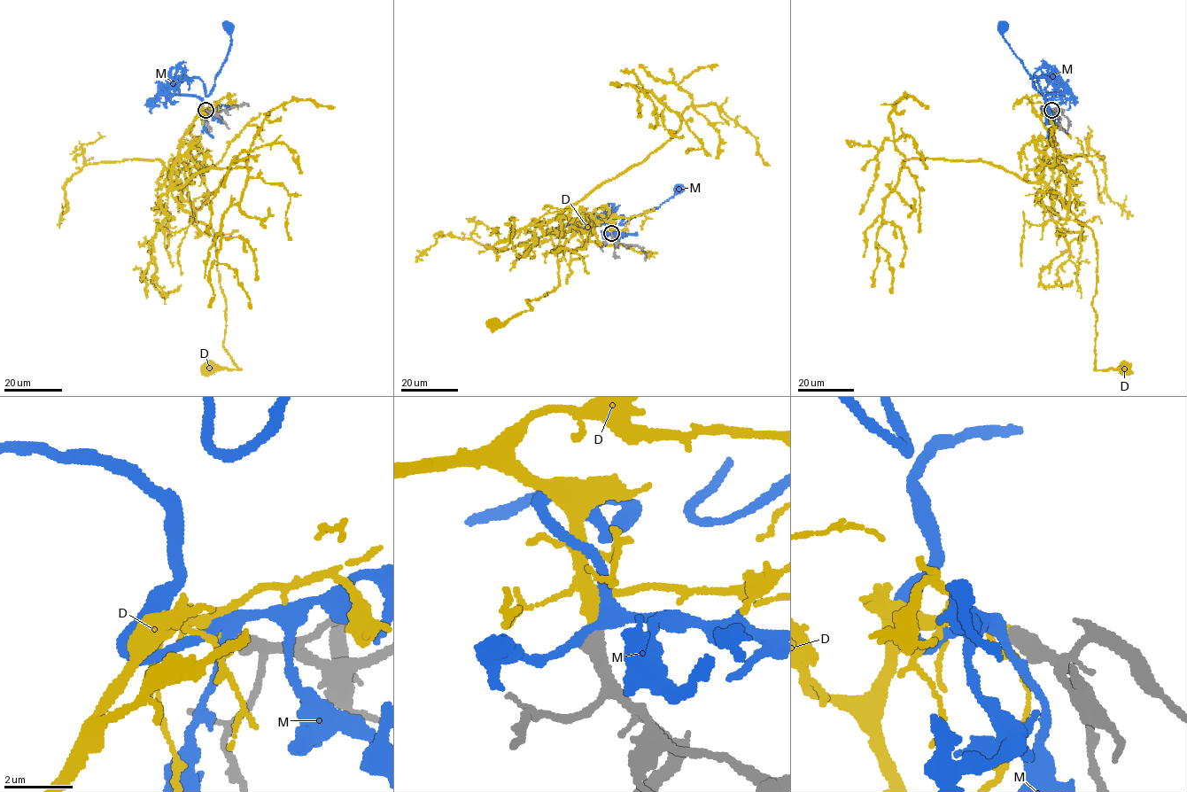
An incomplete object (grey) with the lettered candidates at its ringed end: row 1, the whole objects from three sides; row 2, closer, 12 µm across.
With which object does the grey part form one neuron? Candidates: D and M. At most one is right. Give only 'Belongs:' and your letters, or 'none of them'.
Belongs: D

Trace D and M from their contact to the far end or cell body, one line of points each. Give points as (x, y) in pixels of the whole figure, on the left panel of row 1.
D: (205, 110), (184, 134), (171, 187), (182, 210), (213, 232), (226, 301), (223, 349), (240, 368), (207, 368)
M: (206, 110), (198, 111), (197, 97), (163, 93), (195, 77), (208, 95), (228, 55), (229, 27)

